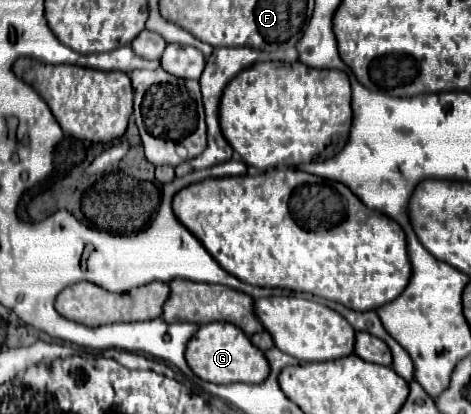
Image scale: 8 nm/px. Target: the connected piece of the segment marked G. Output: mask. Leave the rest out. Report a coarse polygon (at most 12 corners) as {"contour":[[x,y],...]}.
{"contour":[[207,323],[185,349],[209,383],[261,383],[269,363],[233,323]]}

